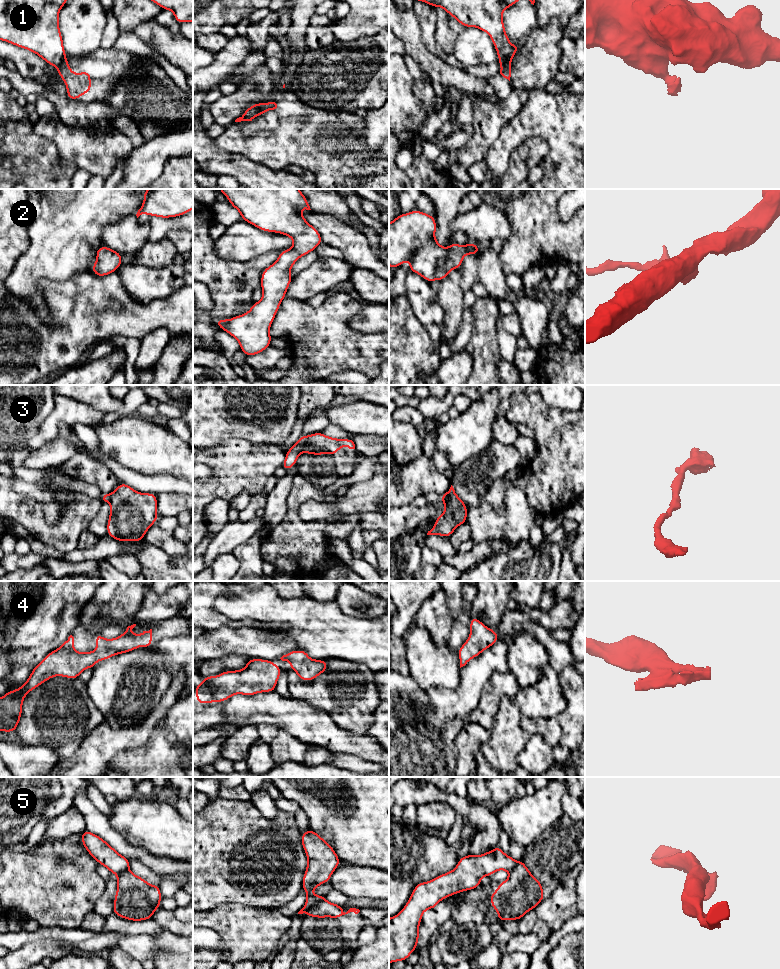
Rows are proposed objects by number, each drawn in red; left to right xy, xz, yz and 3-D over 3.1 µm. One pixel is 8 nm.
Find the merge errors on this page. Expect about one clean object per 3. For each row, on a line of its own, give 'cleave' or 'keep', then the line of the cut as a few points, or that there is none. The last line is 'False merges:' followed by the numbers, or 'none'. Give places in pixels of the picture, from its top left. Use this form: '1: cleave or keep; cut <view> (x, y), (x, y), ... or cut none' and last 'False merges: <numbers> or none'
1: cleave; cut yz (499, 61), (510, 62)
2: keep; cut none
3: cleave; cut xz (308, 436), (302, 451)
4: keep; cut none
5: cleave; cut xz (324, 897), (318, 900), (306, 913)
False merges: 1, 3, 5

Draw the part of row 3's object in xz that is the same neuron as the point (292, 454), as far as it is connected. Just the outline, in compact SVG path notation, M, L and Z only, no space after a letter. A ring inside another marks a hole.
M303 434L300 439L287 452L285 452L286 457L281 467L286 471L291 469L297 463L298 456L303 452L307 437L308 436Z

